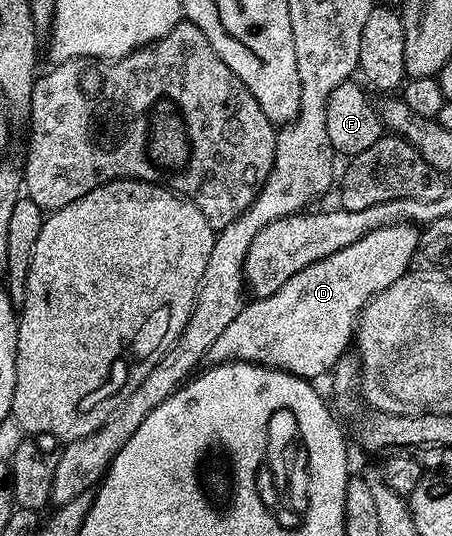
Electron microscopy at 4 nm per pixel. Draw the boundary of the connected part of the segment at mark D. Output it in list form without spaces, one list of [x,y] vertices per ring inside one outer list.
[[[409,222],[379,226],[379,230],[371,230],[363,238],[359,238],[359,242],[351,242],[351,246],[343,246],[343,250],[335,250],[335,254],[331,254],[327,258],[323,258],[319,262],[299,270],[299,274],[295,274],[287,282],[283,282],[283,286],[279,286],[279,290],[275,294],[250,299],[245,307],[241,308],[239,314],[235,314],[235,319],[226,326],[223,334],[219,334],[219,338],[215,338],[215,342],[211,342],[211,350],[207,357],[208,363],[210,365],[231,364],[234,360],[242,360],[248,364],[261,364],[264,368],[278,368],[284,372],[301,376],[304,380],[310,382],[317,382],[320,376],[328,377],[332,373],[333,367],[339,362],[339,358],[350,351],[351,345],[355,340],[357,317],[361,315],[361,311],[369,303],[369,299],[372,296],[378,296],[383,290],[387,290],[387,286],[391,286],[391,282],[395,282],[401,276],[404,276],[406,272],[410,271],[413,255],[417,249],[420,237],[421,232]]]

